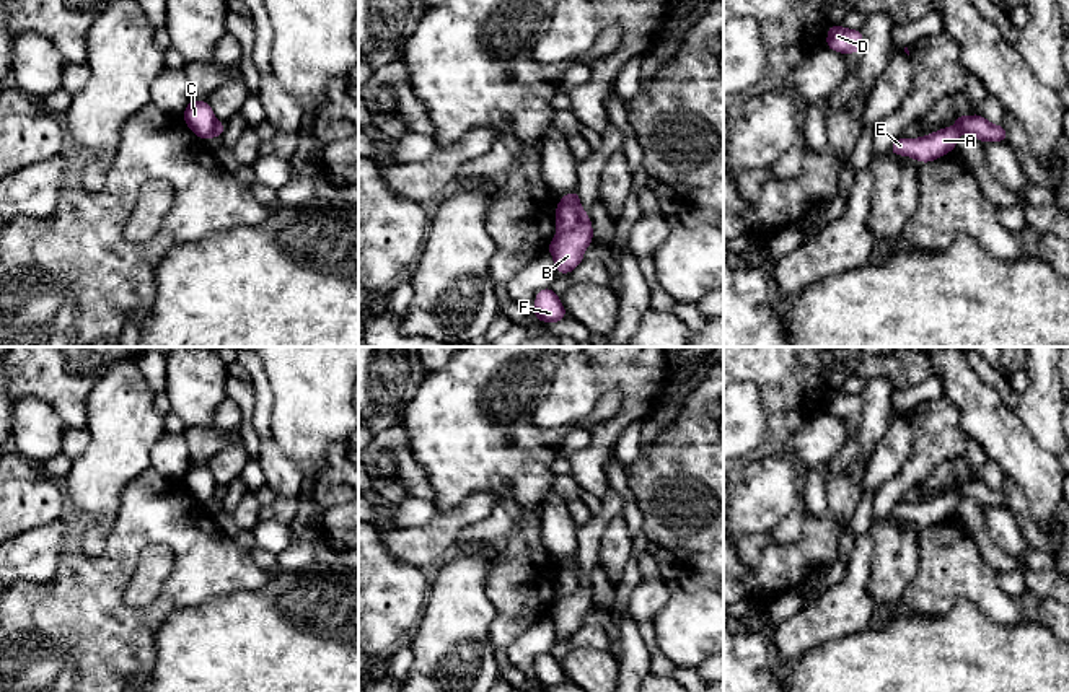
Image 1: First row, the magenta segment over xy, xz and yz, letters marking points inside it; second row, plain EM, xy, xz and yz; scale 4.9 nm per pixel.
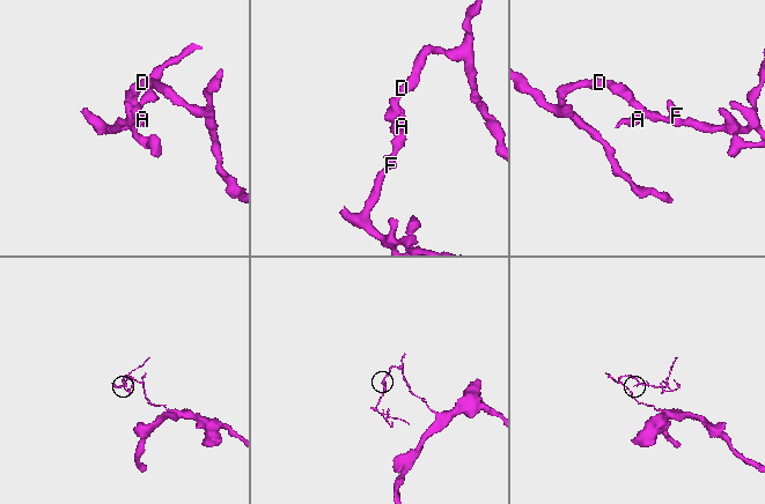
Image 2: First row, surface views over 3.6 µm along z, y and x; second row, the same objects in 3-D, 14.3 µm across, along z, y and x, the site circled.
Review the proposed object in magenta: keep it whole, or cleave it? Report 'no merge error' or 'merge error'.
merge error

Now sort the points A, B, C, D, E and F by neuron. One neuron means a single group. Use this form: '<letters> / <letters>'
A B E F / C D

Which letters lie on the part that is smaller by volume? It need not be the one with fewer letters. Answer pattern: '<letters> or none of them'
A, B, E, F

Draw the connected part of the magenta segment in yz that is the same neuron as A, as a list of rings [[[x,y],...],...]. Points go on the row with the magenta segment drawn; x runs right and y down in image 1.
[[[971,114],[961,127],[940,129],[921,138],[900,137],[890,148],[893,155],[911,156],[917,161],[929,163],[957,148],[958,137],[966,132],[979,142],[1005,142],[1004,125],[992,125],[979,114]]]

